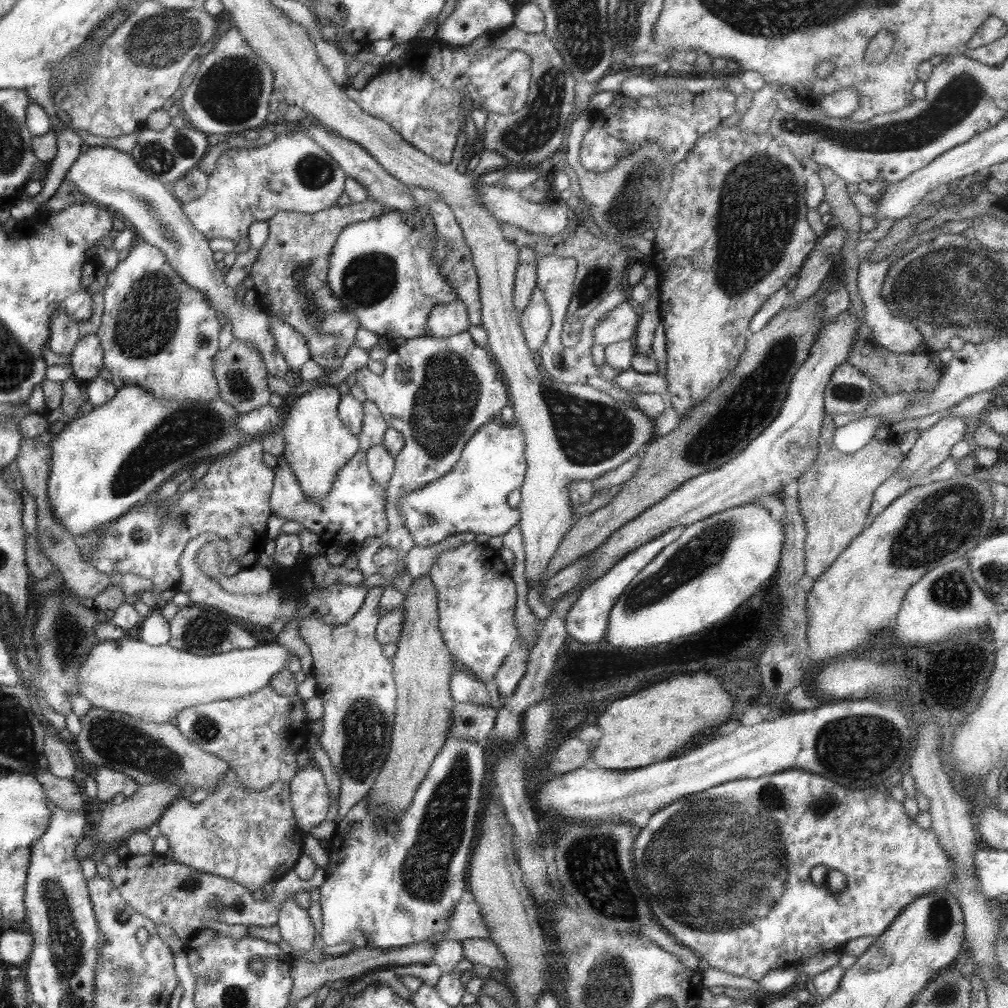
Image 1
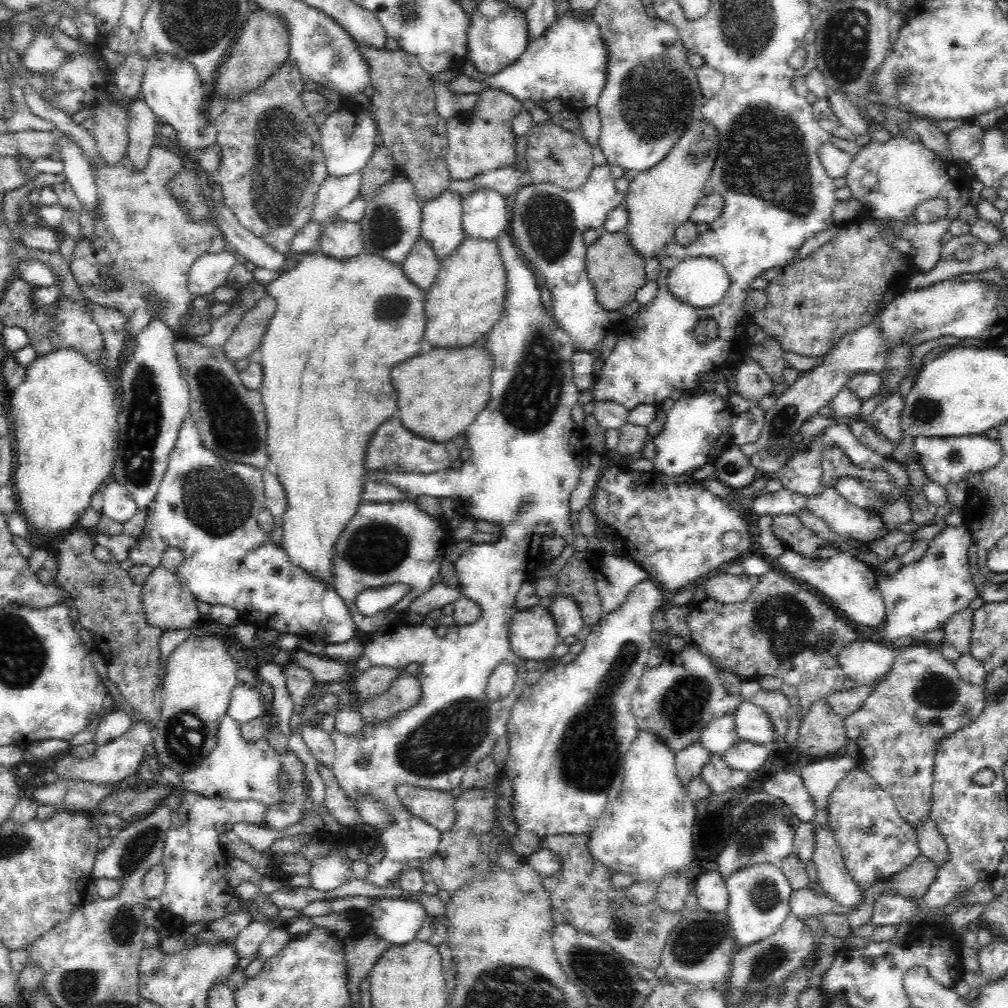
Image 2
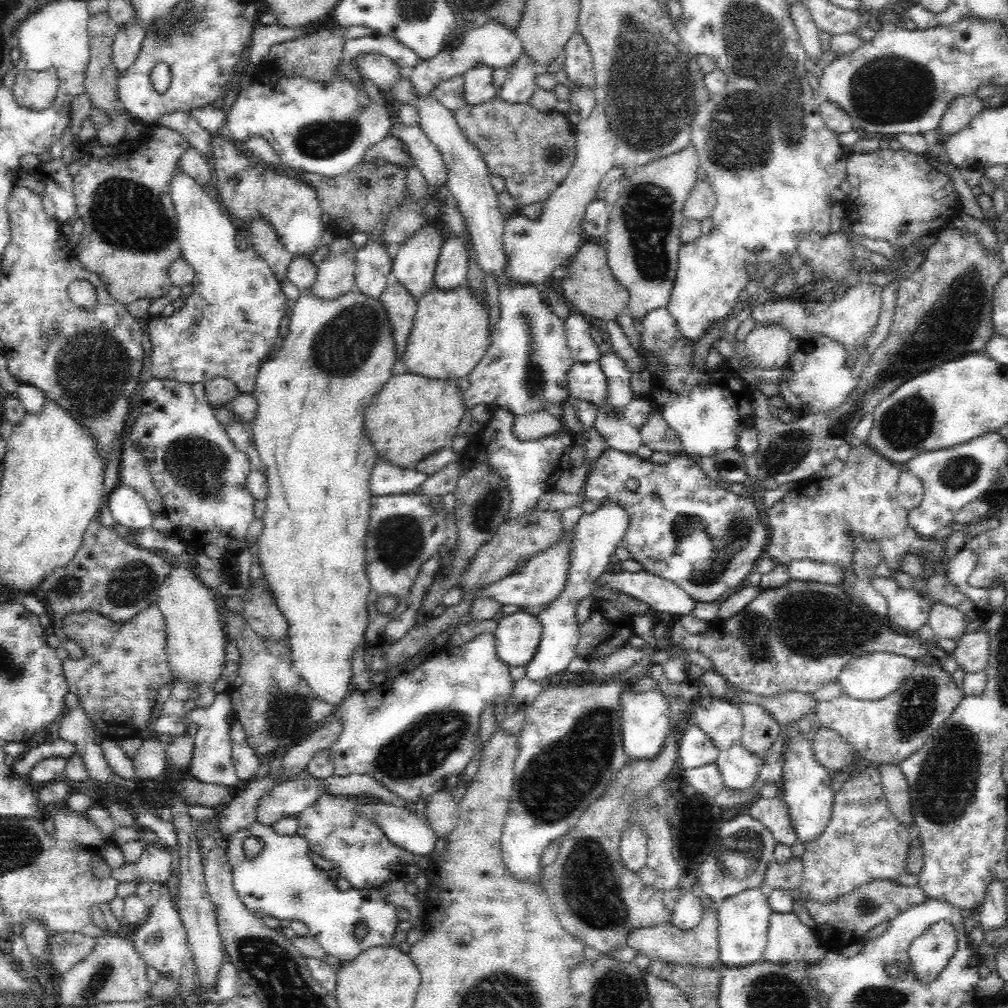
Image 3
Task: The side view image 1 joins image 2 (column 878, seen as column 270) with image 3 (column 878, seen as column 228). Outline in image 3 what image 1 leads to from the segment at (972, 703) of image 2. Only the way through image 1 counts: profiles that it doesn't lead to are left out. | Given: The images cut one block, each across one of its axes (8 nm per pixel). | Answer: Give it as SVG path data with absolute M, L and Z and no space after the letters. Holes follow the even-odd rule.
M916 660L912 676L908 676L896 692L888 694L884 700L854 700L846 694L830 702L820 702L816 708L816 726L830 728L838 732L854 752L876 764L900 766L912 754L916 754L954 714L954 710L964 700L964 692L950 674L944 672L942 664L936 660Z

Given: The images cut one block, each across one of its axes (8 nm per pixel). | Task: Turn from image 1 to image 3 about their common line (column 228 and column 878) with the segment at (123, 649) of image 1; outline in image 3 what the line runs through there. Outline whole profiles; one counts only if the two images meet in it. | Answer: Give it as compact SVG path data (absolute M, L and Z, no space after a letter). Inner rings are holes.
M872 652L872 654L858 656L856 660L850 660L840 672L838 684L842 686L842 694L854 700L884 700L888 694L902 688L904 680L912 676L914 668L916 668L916 660L908 656L898 656L890 652Z

